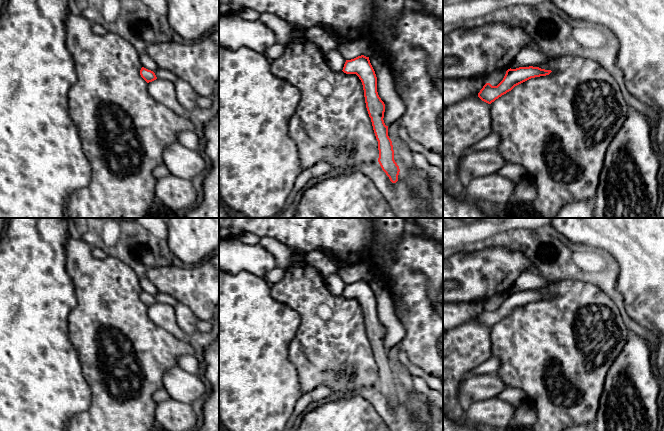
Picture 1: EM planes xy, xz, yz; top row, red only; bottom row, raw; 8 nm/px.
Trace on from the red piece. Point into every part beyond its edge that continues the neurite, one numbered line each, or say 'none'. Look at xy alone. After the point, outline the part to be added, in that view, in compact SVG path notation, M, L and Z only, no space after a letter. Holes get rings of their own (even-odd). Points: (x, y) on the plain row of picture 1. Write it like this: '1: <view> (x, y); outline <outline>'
none

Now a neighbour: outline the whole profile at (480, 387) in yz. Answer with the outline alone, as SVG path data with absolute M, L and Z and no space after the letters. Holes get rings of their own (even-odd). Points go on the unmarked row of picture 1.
M497 374L468 375L459 385L458 397L469 395L473 401L495 398L507 386Z

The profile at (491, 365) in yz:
M490 356L487 360L485 360L476 368L474 368L470 374L472 375L495 374L499 367L500 367L499 359L497 357Z

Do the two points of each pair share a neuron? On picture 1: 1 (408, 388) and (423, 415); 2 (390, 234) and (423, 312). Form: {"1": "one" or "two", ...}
{"1": "one", "2": "two"}

